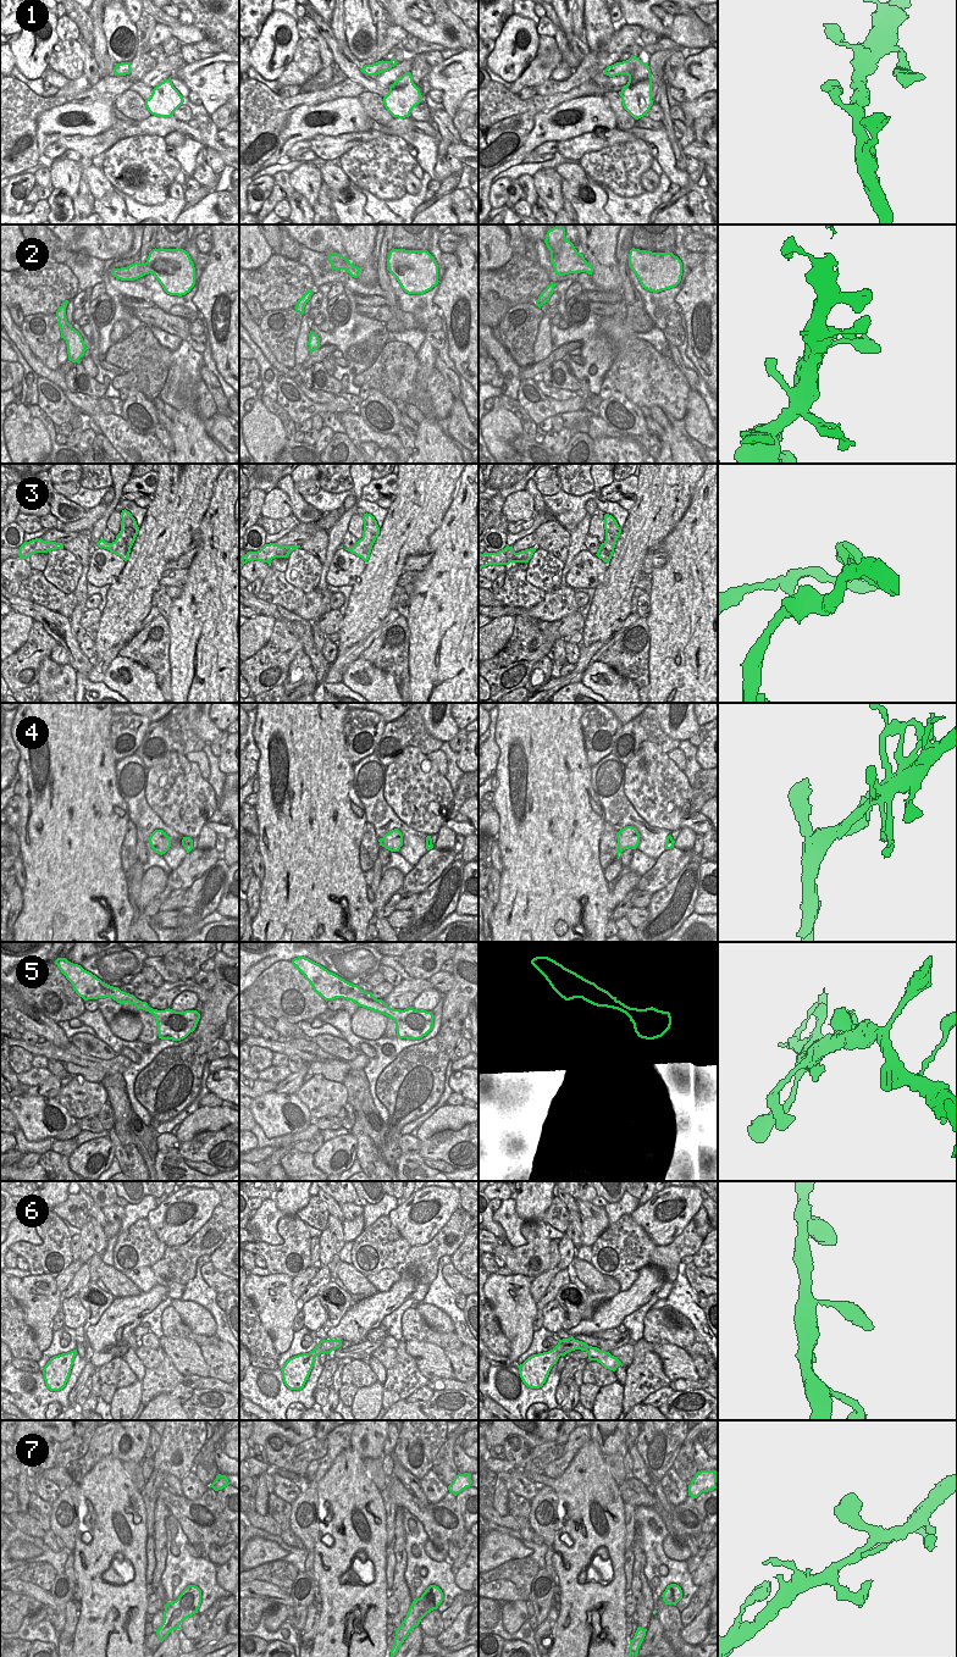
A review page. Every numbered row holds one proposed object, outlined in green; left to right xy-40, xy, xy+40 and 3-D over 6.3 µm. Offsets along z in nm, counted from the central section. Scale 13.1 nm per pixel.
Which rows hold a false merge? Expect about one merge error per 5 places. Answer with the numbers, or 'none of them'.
3

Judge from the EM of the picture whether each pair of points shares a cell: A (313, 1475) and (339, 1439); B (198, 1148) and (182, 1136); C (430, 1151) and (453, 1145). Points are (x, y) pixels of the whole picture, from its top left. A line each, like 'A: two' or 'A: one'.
A: one
B: two
C: one

